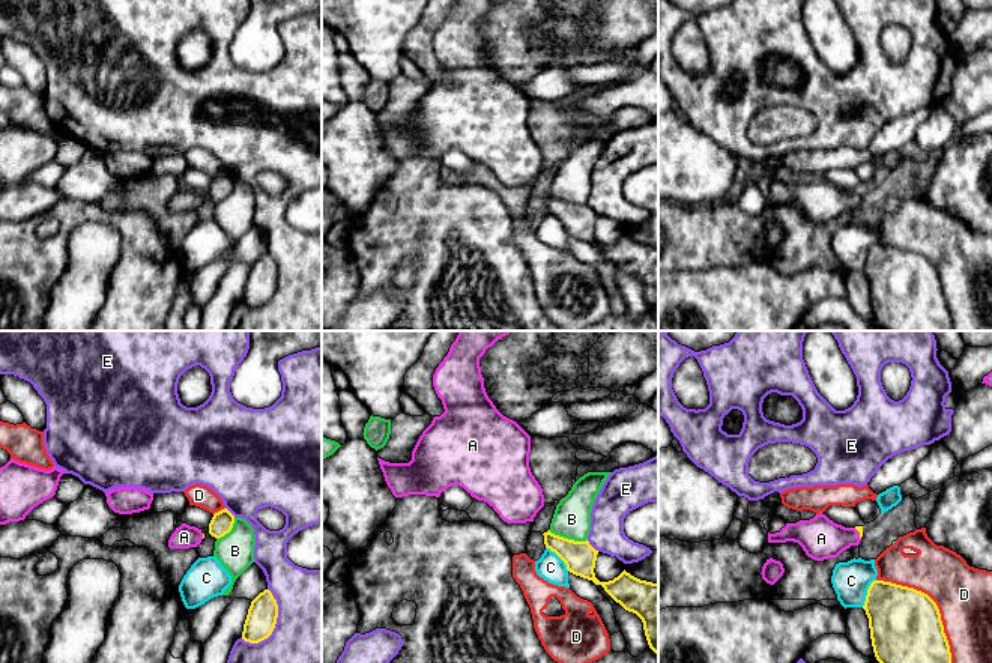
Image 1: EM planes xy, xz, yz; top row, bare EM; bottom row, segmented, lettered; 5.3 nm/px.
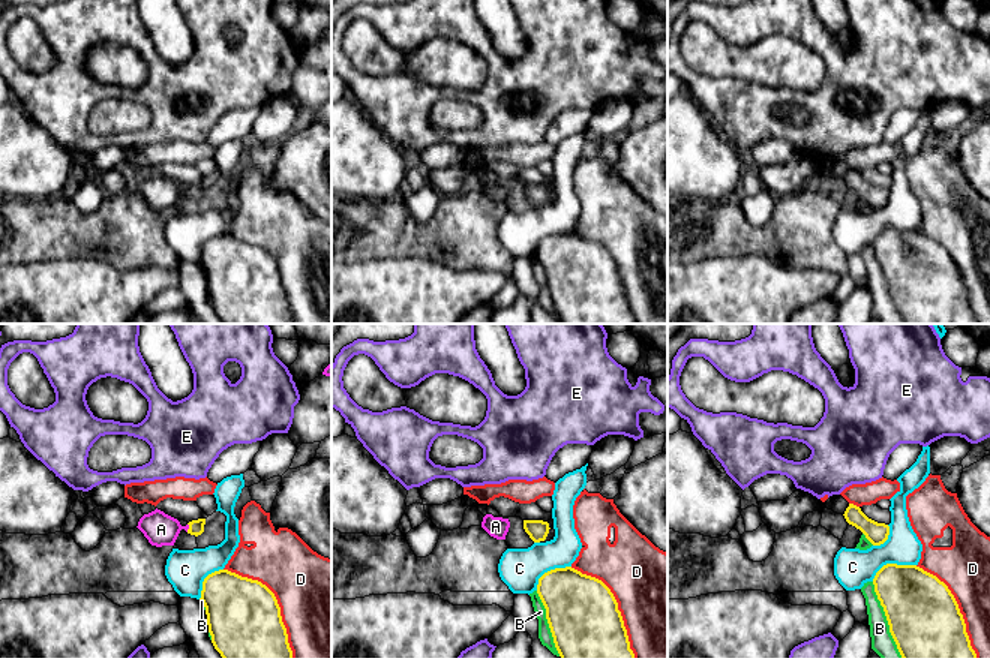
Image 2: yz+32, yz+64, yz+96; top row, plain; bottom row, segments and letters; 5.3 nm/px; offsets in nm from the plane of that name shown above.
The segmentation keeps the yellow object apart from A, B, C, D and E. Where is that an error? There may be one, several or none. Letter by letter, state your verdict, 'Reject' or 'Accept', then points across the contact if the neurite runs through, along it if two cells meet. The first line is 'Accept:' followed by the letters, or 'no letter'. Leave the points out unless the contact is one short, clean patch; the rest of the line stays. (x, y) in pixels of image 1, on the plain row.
Accept: A
A: Accept. Path across: yz (858, 191), (860, 197), (842, 202), (821, 202)
B: Reject
C: Reject
D: Reject
E: Reject

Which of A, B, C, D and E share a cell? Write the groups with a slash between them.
A / B / C / D / E

